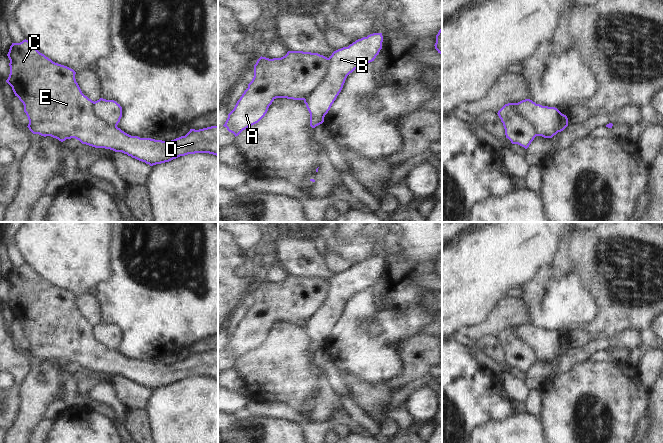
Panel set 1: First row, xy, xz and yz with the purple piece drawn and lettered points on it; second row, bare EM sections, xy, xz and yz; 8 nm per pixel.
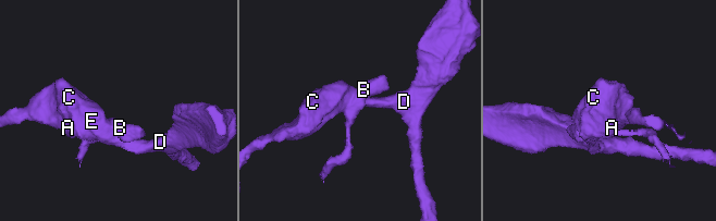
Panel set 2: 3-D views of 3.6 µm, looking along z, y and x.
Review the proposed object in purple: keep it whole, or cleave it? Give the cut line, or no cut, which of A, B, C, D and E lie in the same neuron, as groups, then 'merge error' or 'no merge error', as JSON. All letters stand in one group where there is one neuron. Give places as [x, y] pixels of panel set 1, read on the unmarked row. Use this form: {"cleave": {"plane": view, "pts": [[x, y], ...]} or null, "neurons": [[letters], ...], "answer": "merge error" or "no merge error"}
{"cleave": {"plane": "xz", "pts": [[328, 282], [328, 291], [322, 304], [303, 323]]}, "neurons": [["A", "C", "D", "E"], ["B"]], "answer": "merge error"}

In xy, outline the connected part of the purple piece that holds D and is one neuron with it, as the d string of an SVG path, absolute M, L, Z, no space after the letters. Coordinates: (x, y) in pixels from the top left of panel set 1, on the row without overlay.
M25 263L20 267L12 267L7 280L10 284L10 298L6 306L23 327L29 344L27 351L33 358L51 360L61 366L75 362L82 368L95 372L122 376L150 390L188 378L209 377L218 380L218 350L190 353L185 360L171 365L131 360L117 350L101 345L94 336L94 325L82 317L76 306L76 296L53 286L40 277L30 265Z

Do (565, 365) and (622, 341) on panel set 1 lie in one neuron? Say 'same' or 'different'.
same

